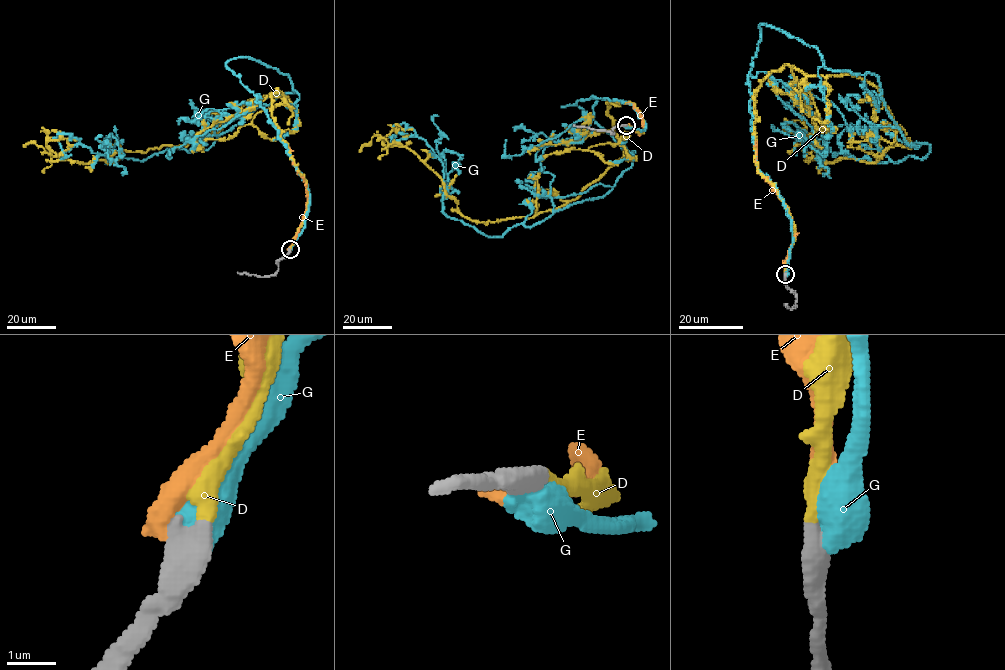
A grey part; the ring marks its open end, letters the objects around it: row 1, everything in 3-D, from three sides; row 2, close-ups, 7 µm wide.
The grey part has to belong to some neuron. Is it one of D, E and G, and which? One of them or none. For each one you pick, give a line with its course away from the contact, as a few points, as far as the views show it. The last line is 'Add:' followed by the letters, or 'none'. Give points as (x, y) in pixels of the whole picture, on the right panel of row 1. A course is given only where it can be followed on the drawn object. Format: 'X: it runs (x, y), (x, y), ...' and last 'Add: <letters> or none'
D: it runs (784, 274), (759, 84), (791, 65), (862, 77), (912, 144), (822, 162), (790, 130), (788, 151)
Add: D

